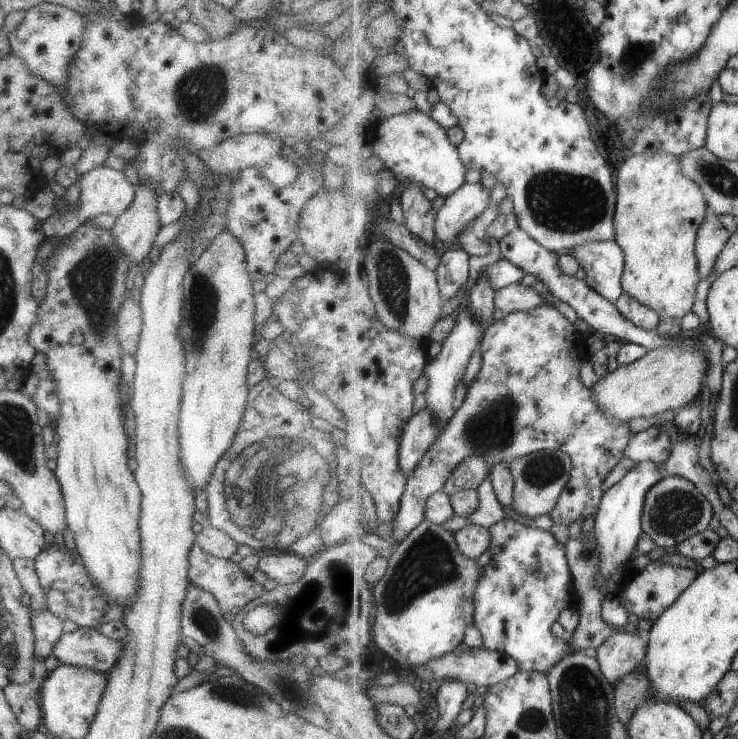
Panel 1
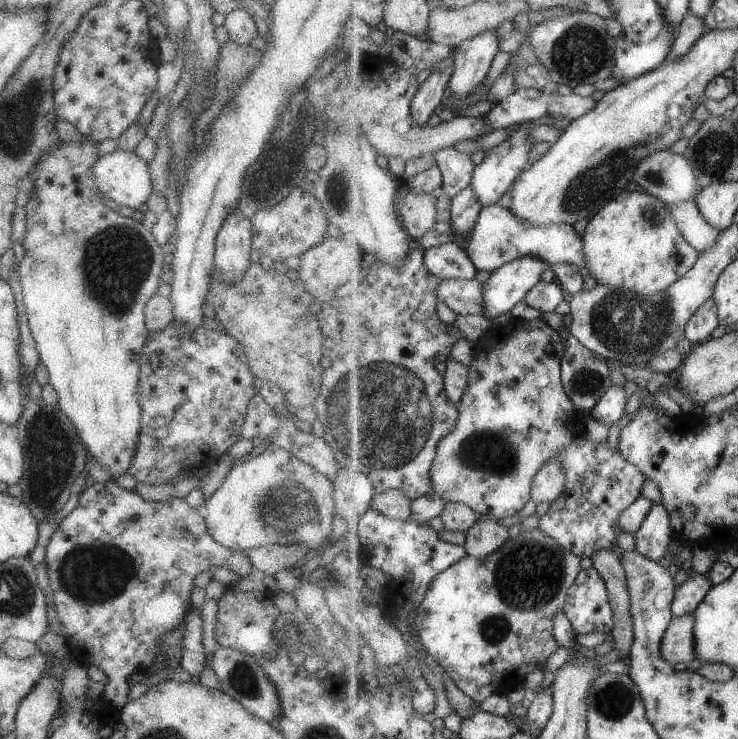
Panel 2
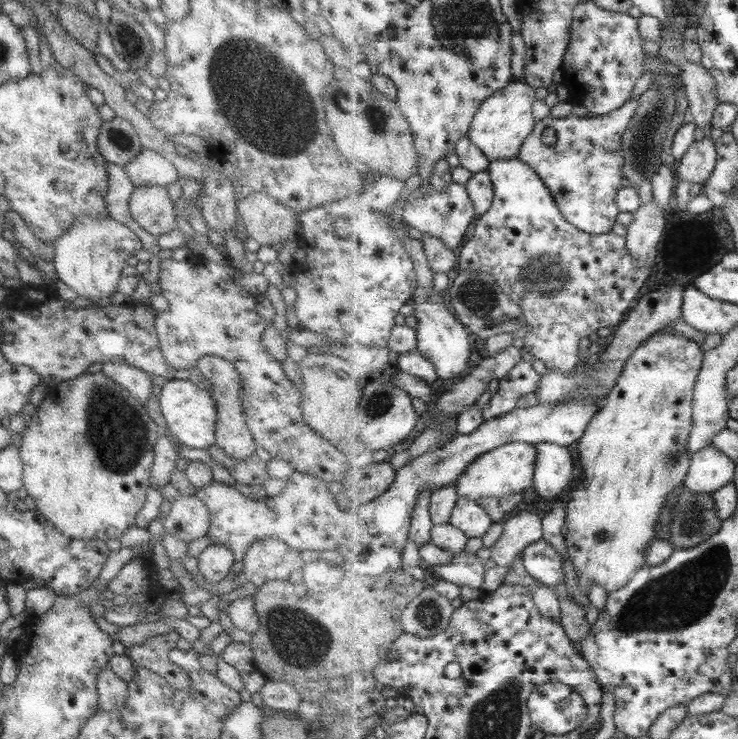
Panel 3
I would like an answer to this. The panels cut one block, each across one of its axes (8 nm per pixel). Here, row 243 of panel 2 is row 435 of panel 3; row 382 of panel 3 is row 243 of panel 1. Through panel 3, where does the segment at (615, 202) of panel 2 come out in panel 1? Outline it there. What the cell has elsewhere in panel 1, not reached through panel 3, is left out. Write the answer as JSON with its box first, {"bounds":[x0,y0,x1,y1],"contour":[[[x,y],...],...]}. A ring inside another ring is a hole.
{"bounds":[614,147,709,319],"contour":[[[655,147],[645,148],[641,154],[639,154],[639,152],[633,153],[627,160],[624,160],[617,176],[618,206],[614,222],[616,227],[616,242],[623,248],[626,257],[622,277],[623,291],[631,294],[633,298],[637,298],[637,300],[641,301],[645,306],[649,306],[649,308],[655,310],[661,319],[685,318],[685,316],[693,310],[695,294],[697,294],[697,286],[699,286],[697,283],[701,280],[700,263],[699,258],[697,258],[697,236],[698,231],[701,229],[701,224],[703,224],[705,218],[707,218],[709,206],[707,205],[703,188],[701,188],[697,182],[693,182],[693,180],[689,178],[689,174],[683,172],[683,164],[681,164],[681,162],[683,162],[683,160],[681,160],[681,154],[671,154],[669,150],[656,149]]]}

